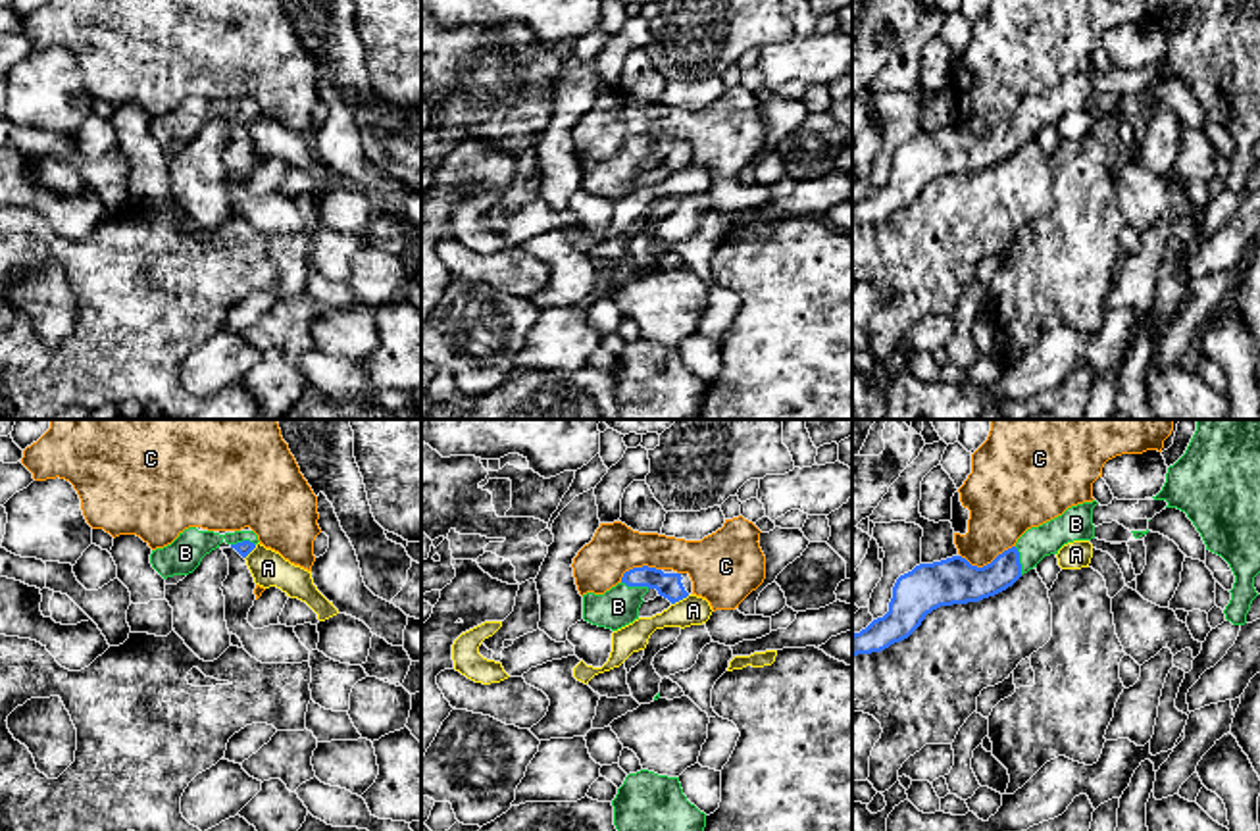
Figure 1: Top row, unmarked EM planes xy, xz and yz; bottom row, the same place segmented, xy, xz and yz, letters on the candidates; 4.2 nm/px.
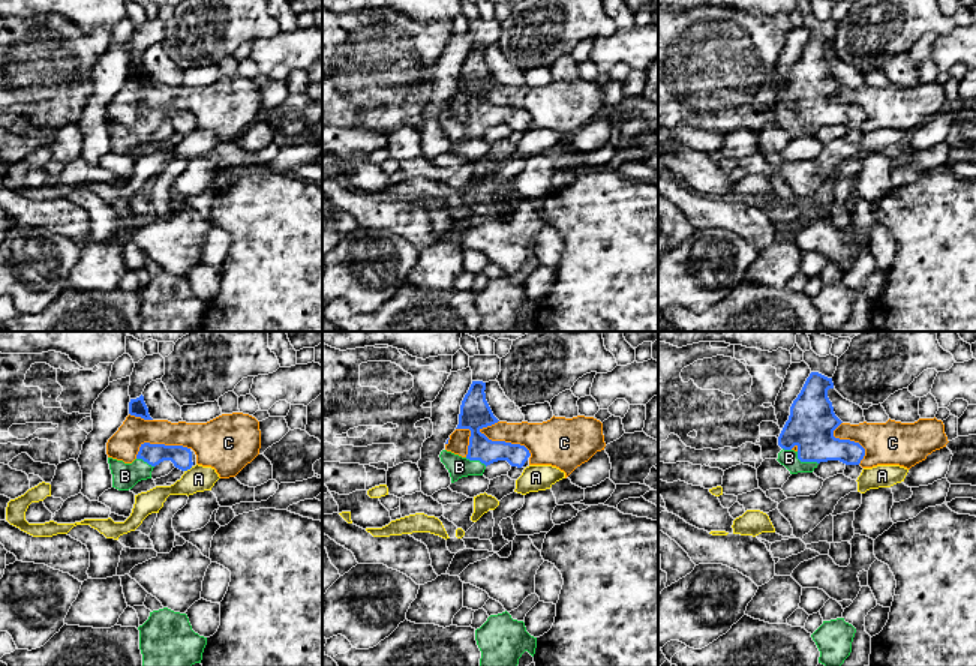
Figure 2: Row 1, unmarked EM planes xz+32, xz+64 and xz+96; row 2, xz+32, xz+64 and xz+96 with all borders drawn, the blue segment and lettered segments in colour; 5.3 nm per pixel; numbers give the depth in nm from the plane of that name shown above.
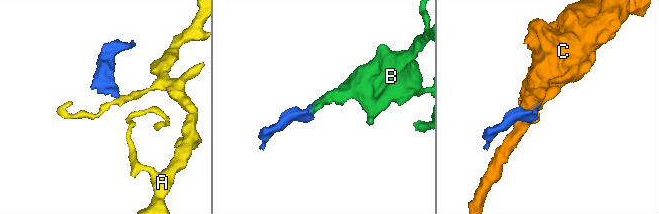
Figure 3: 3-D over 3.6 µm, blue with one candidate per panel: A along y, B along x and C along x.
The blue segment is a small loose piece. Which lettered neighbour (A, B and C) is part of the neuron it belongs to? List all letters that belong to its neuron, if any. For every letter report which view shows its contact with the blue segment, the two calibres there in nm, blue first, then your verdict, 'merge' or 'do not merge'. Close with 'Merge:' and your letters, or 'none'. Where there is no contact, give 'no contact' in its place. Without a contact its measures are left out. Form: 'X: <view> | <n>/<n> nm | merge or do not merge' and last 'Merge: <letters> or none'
A: xz | 110/130 nm | do not merge
B: yz | 160/140 nm | merge
C: yz | 190/280 nm | do not merge
Merge: B

